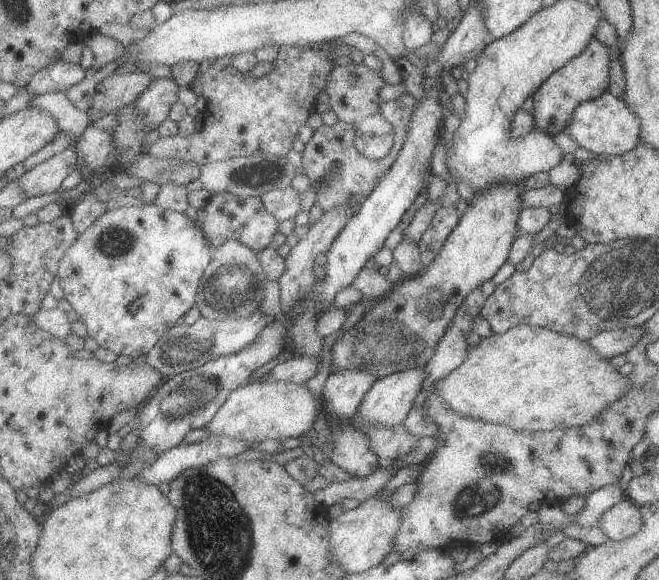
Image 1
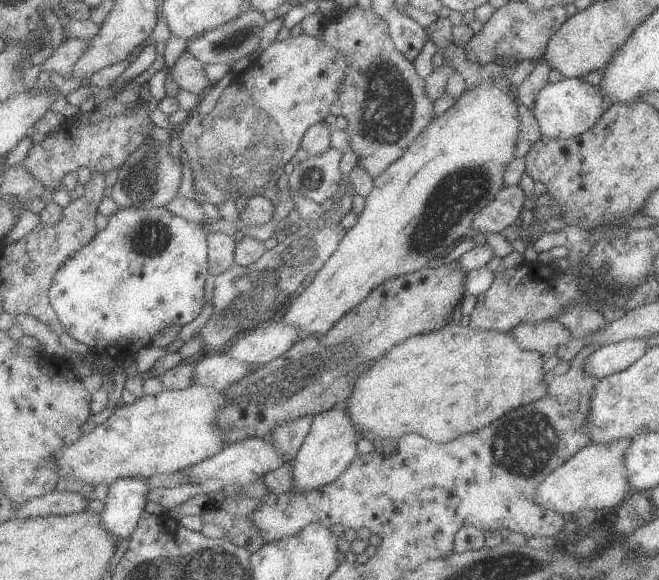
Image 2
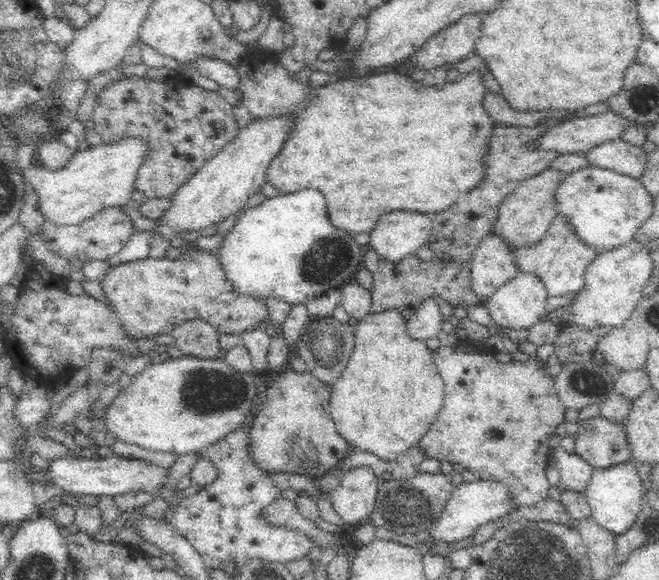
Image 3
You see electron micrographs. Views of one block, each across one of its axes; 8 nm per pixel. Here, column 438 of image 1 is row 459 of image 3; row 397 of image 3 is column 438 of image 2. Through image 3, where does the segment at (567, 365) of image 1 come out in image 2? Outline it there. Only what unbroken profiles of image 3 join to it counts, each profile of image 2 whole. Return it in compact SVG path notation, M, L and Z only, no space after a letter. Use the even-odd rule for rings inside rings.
M451 322L442 330L428 334L419 334L410 338L408 342L399 344L390 354L386 354L374 368L371 368L368 372L363 372L360 375L359 381L356 382L356 388L354 389L354 394L352 394L350 402L346 405L349 406L352 412L352 418L355 419L356 426L360 426L362 438L373 439L377 436L378 438L382 438L382 440L388 441L392 439L399 440L410 433L418 433L423 434L426 438L437 443L452 442L464 435L481 431L483 428L490 426L493 422L506 416L511 410L519 409L521 406L531 405L532 402L546 397L548 394L547 374L544 374L543 371L543 364L546 358L546 356L536 350L526 350L521 347L519 340L511 333L500 330L474 330L471 325L462 326Z

